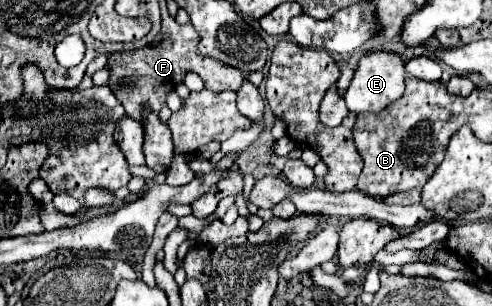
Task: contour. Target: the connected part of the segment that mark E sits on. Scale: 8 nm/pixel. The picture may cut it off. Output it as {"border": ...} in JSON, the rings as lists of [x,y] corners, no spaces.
{"border":[[[370,52],[366,54],[354,72],[354,78],[344,94],[346,106],[350,112],[380,112],[394,100],[402,98],[404,94],[404,80],[406,80],[406,70],[404,62],[400,60],[398,54],[394,52]]]}

